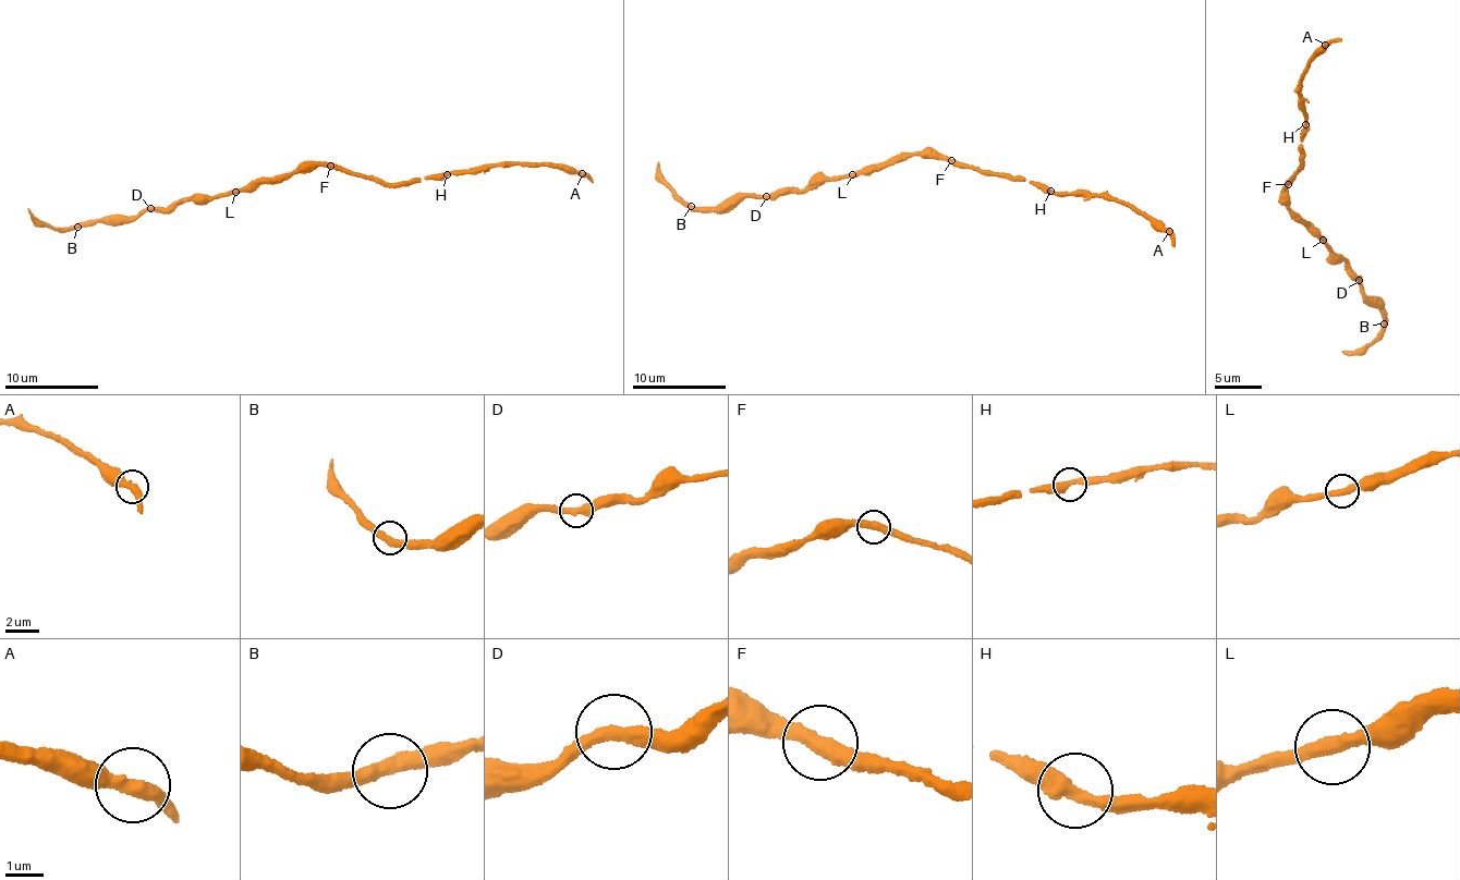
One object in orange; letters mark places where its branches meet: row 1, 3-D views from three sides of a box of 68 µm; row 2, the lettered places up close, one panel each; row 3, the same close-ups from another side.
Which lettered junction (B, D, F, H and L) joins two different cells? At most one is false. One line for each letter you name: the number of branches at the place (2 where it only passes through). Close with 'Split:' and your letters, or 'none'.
Split: none

